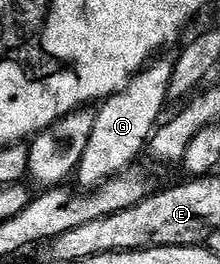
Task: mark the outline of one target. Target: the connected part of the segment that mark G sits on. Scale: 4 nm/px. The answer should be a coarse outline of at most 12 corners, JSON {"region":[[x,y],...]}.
{"region":[[157,57],[104,99],[76,169],[85,191],[145,153],[169,105]]}

